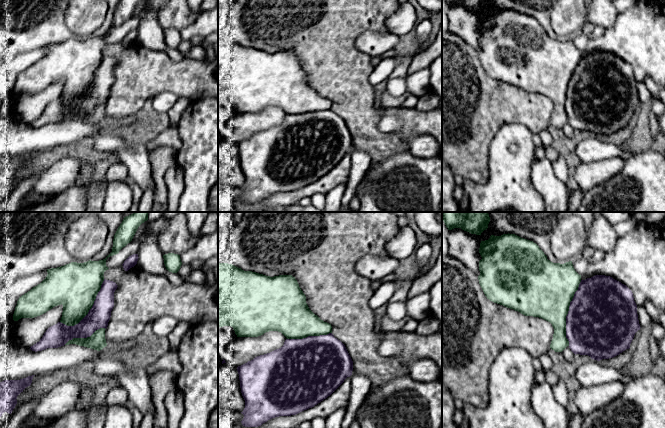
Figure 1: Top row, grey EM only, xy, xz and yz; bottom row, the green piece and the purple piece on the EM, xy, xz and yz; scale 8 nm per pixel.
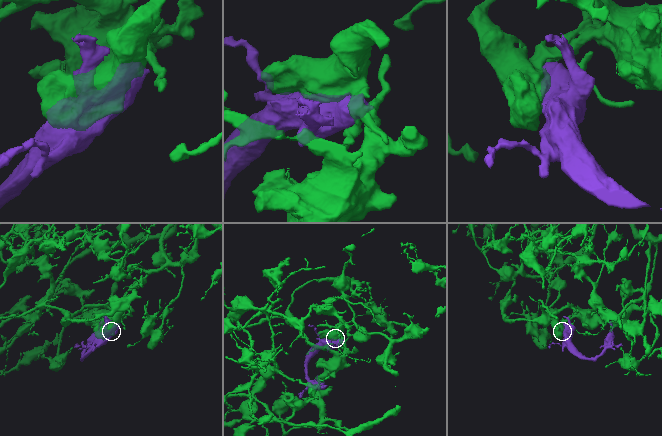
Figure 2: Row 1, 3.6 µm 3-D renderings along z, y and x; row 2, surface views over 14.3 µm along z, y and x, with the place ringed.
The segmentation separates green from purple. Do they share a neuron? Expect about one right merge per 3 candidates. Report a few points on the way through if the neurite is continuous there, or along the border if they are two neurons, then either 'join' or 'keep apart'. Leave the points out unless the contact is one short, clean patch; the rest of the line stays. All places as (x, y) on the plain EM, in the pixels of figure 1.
keep apart

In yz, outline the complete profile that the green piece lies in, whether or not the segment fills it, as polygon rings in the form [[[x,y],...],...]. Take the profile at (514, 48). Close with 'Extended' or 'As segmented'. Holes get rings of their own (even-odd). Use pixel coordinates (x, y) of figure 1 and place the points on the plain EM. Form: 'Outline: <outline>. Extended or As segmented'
Outline: [[[509,9],[501,12],[491,11],[488,16],[481,17],[479,29],[482,35],[479,37],[478,56],[487,75],[525,92],[539,93],[550,98],[554,104],[550,124],[555,128],[562,128],[569,122],[569,117],[566,114],[566,92],[570,78],[581,58],[581,51],[575,47],[572,37],[564,40],[553,39],[547,35],[536,19]]]. As segmented

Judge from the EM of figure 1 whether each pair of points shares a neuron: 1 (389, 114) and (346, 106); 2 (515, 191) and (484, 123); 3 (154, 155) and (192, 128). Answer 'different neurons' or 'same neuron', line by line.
1: different neurons
2: different neurons
3: different neurons

